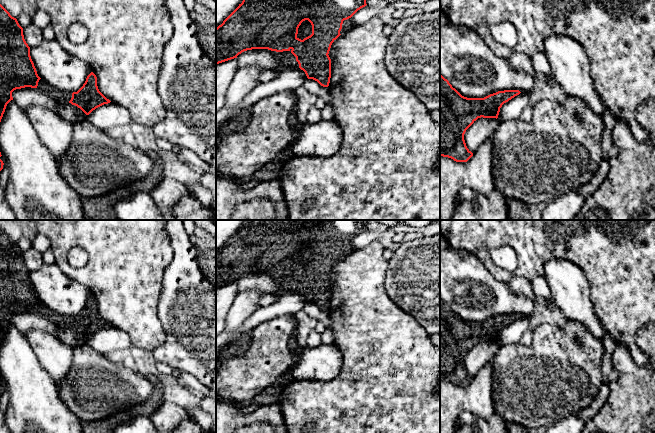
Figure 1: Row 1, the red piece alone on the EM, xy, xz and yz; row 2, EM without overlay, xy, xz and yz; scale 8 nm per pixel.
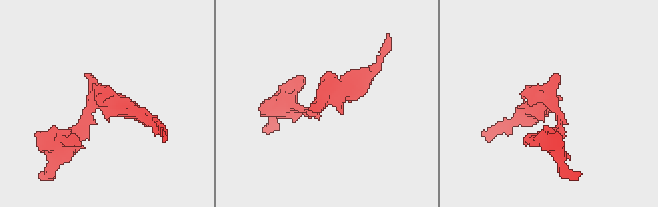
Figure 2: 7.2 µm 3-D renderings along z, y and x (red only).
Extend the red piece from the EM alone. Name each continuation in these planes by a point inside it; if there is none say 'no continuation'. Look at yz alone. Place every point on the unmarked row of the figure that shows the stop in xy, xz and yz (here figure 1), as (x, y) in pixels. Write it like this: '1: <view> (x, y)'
no continuation

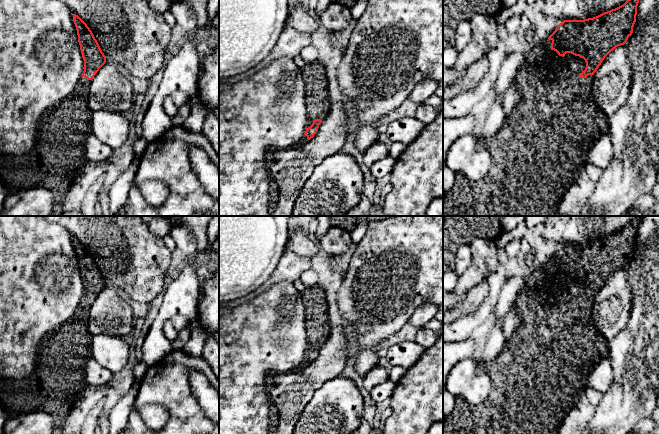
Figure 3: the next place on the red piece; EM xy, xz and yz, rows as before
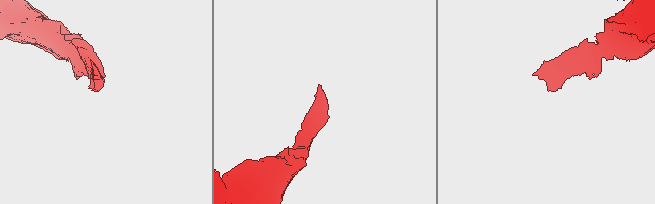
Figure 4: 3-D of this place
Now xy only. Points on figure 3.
1: xy (58, 381)

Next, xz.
1: xz (318, 327)

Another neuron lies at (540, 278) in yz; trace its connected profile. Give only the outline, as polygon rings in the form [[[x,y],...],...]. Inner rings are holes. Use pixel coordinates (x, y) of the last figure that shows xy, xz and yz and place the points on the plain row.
[[[548,262],[537,266],[524,277],[524,287],[534,294],[537,290],[550,292],[552,298],[559,296],[563,302],[577,301],[585,294],[585,284],[571,277],[566,277],[560,285],[558,277],[550,272],[551,267]]]

